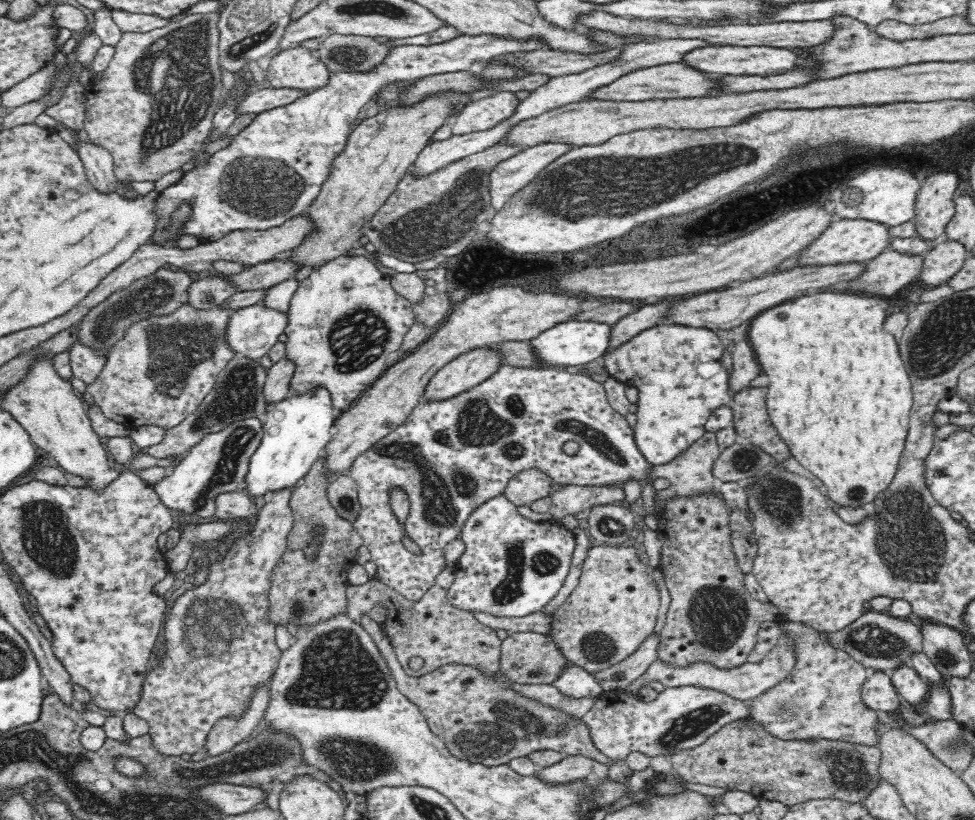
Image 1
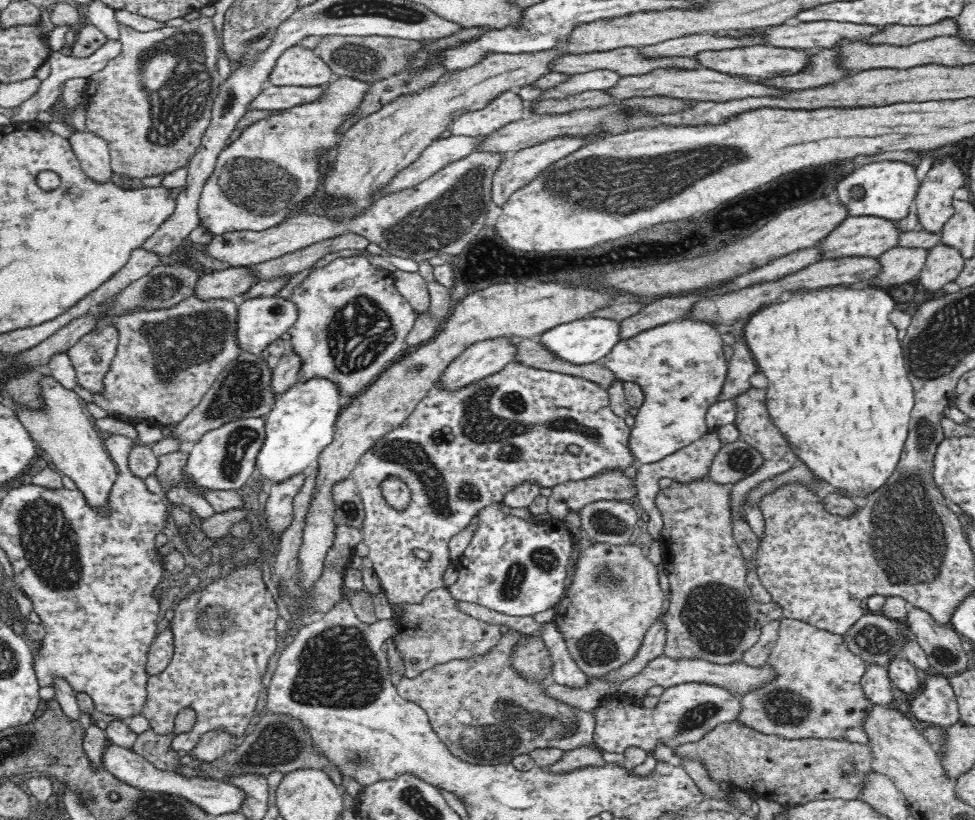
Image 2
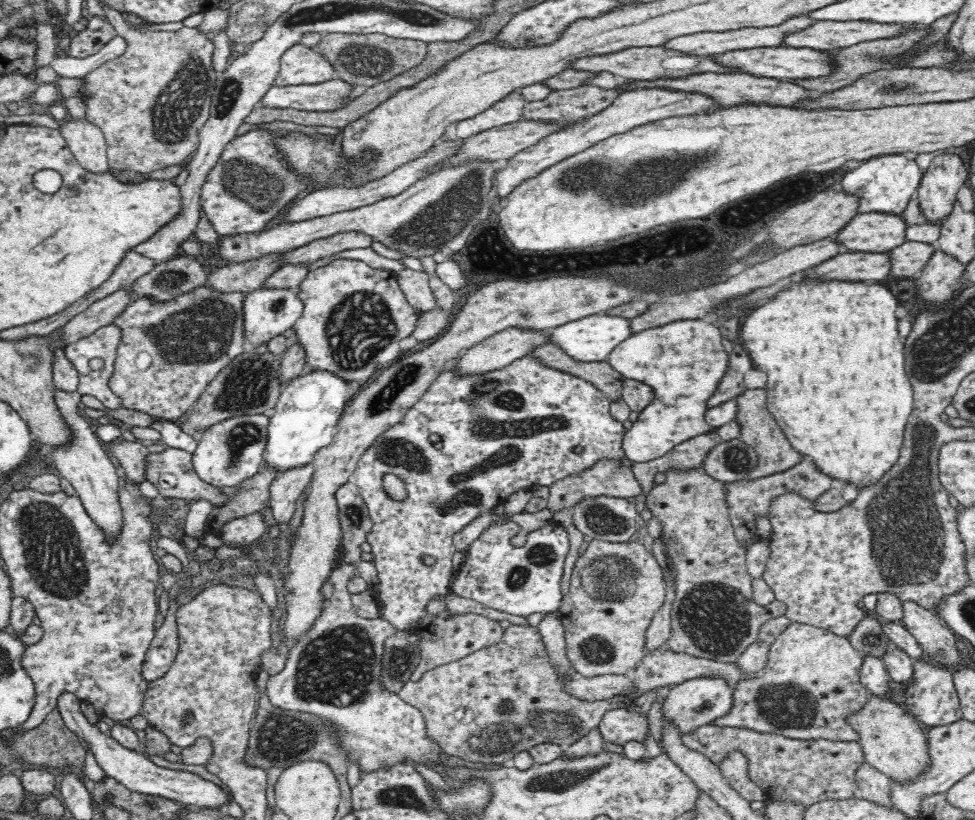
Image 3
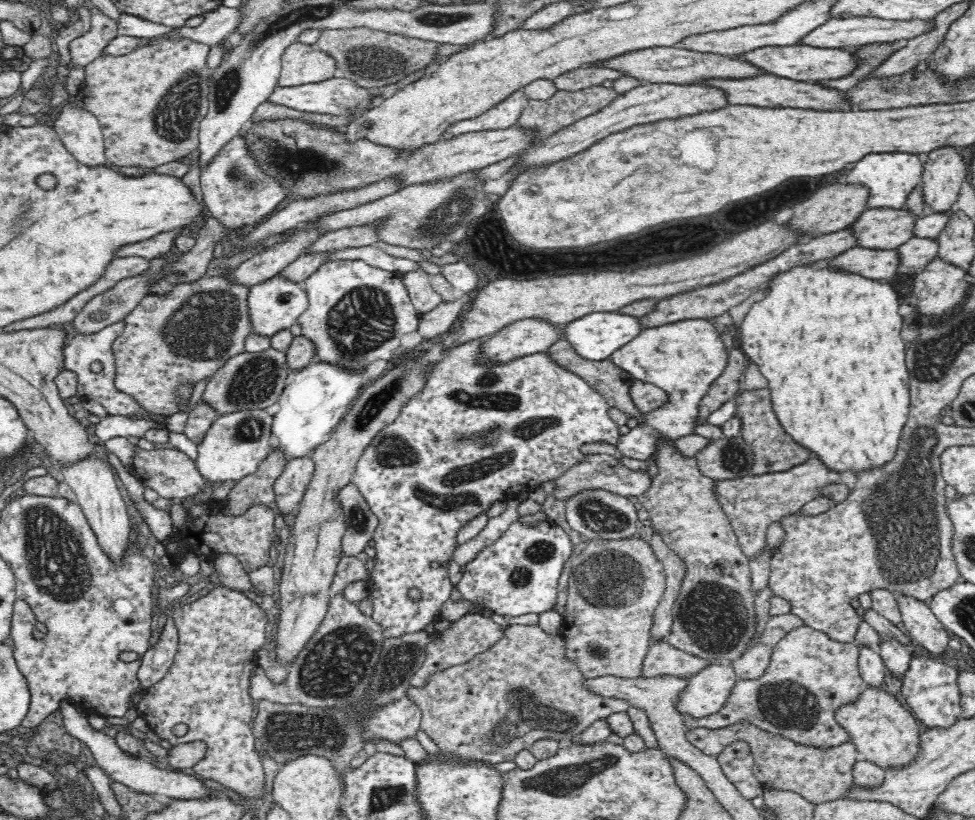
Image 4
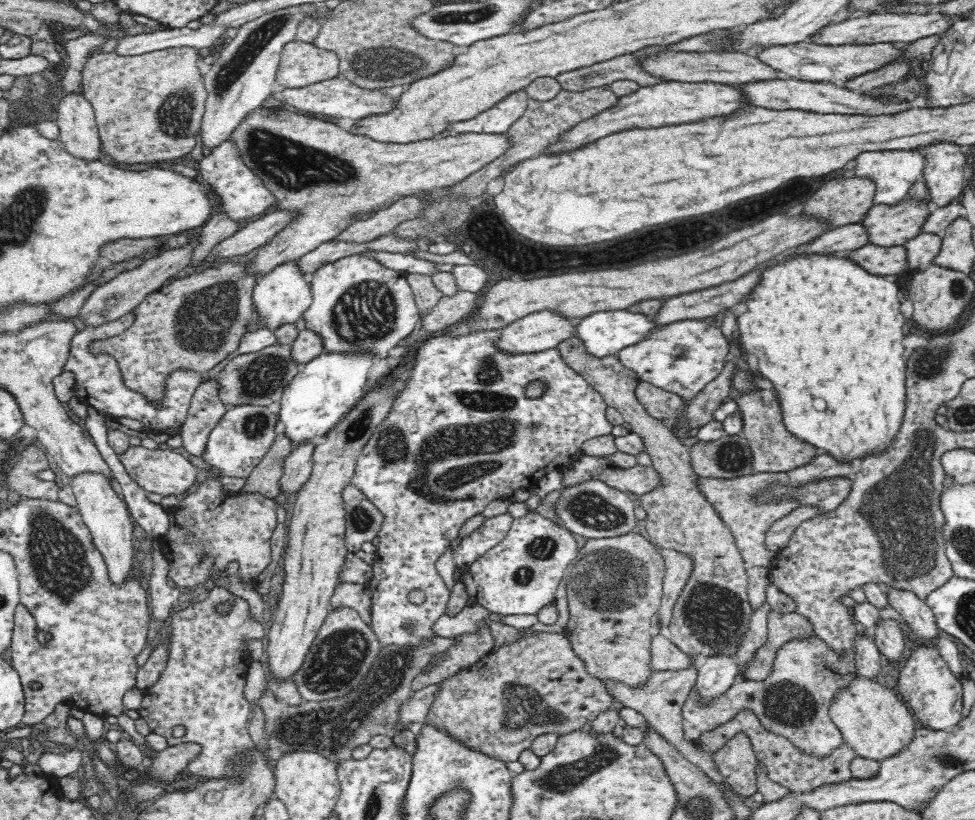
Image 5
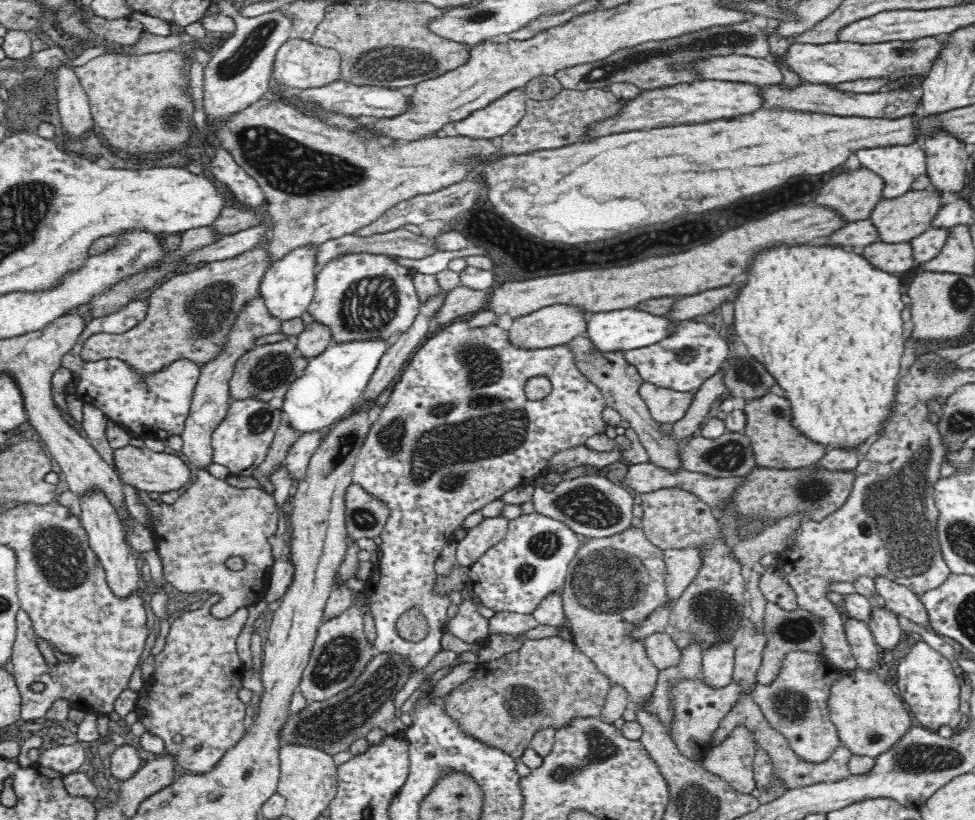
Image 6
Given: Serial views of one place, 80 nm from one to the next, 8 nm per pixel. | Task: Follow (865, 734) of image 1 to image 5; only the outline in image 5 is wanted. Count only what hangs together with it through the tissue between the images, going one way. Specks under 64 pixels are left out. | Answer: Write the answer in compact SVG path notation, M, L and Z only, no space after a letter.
M816 637L810 638L810 640L794 640L794 642L782 646L777 653L774 668L772 668L769 678L766 678L765 681L756 682L748 679L738 679L724 694L720 694L716 698L710 698L710 700L703 700L695 686L692 686L690 692L688 692L688 698L682 702L682 708L680 708L685 741L690 741L693 745L699 746L703 734L709 733L720 727L721 724L728 722L730 718L734 718L734 714L742 711L742 708L749 708L757 714L766 730L785 737L796 749L806 755L824 758L832 754L832 751L837 749L838 746L841 746L843 737L829 717L829 706L834 694L840 688L846 688L852 680L859 678L855 666L854 651L848 649L848 654L844 658L839 658L834 650Z

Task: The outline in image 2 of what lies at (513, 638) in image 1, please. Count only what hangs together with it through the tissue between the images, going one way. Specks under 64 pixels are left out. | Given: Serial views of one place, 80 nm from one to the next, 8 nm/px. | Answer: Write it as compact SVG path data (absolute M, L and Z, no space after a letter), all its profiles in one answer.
M538 635L536 638L528 638L526 646L521 646L512 658L512 667L526 679L549 679L551 665L548 649Z

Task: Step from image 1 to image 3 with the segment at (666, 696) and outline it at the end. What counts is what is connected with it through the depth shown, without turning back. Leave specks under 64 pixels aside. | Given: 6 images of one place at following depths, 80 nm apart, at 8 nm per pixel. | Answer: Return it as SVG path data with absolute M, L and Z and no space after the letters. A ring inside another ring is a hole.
M718 675L686 680L668 692L663 702L663 716L675 722L682 733L690 733L705 726L710 720L716 720L728 713L732 706L732 694L733 688L729 682ZM617 708L609 710L600 721L600 733L604 741L623 746L630 740L643 742L649 732L645 716L634 713L631 709Z

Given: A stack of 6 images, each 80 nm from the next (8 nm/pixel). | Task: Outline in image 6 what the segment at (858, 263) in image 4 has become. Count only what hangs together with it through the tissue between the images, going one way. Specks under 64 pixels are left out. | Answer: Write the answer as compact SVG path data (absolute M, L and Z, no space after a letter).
M878 240L861 248L859 252L870 265L890 273L906 272L918 265L914 261L914 249L910 241L891 244Z

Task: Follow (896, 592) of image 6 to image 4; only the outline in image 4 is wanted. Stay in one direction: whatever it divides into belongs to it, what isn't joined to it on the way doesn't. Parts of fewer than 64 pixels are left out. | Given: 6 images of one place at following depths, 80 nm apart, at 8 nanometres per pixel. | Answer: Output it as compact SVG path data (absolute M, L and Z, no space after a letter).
M896 594L895 600L903 621L902 628L910 638L934 656L949 652L948 632L932 613L928 603L901 594Z

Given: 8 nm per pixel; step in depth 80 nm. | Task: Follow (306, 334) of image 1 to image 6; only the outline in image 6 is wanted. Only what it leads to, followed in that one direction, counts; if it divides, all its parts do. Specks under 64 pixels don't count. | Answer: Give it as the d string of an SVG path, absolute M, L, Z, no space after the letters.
M351 253L330 260L316 275L315 293L308 311L315 320L331 328L333 342L364 340L364 338L392 338L406 332L418 314L421 300L413 281L413 270L399 265L386 254Z

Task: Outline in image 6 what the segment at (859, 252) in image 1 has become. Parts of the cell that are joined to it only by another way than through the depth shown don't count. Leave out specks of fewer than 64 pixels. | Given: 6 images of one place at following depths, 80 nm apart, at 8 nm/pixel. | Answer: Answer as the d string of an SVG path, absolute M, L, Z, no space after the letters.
M938 189L910 190L896 198L883 198L870 213L869 219L878 229L879 240L884 242L908 242L931 227L934 217L942 208L942 192Z

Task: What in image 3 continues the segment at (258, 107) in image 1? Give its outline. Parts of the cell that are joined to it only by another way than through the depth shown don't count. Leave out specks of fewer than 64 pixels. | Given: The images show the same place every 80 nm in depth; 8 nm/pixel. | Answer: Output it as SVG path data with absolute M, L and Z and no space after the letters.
M340 78L320 84L278 86L276 84L262 97L260 105L268 108L326 112L343 109L356 98L356 85Z

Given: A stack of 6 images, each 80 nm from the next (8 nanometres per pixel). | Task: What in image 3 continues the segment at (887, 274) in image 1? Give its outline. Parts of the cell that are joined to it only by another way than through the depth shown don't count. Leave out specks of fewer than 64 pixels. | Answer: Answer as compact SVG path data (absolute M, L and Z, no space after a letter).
M907 240L904 244L897 246L890 251L890 259L892 259L890 278L895 280L918 276L936 249L936 244L918 242L917 240Z

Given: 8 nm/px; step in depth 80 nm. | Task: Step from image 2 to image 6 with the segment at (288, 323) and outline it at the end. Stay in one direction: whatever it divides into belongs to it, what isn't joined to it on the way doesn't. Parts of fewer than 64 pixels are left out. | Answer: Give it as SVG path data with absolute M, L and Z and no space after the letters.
M320 244L301 246L286 254L285 258L274 261L274 264L266 271L259 286L259 294L265 300L265 305L272 316L286 321L290 318L298 318L302 312L308 310L315 293L318 252L320 252Z

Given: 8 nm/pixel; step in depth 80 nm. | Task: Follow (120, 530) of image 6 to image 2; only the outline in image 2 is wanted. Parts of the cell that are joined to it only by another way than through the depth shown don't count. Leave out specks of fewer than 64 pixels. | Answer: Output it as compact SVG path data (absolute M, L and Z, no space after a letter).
M47 372L41 380L41 389L46 399L45 409L15 409L15 413L37 445L52 458L59 472L76 483L76 488L82 491L86 503L104 517L108 516L110 491L119 476L119 469L105 449L104 438L96 434L90 418L84 414L84 407L75 390L66 389Z

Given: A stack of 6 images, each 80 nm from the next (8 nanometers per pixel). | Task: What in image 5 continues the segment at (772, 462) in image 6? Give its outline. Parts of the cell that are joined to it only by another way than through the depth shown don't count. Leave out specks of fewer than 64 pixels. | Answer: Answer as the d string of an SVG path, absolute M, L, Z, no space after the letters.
M760 389L735 395L743 418L742 435L748 441L753 454L752 468L756 473L781 473L810 464L820 454L814 445L796 438L784 424L780 398L771 391Z

